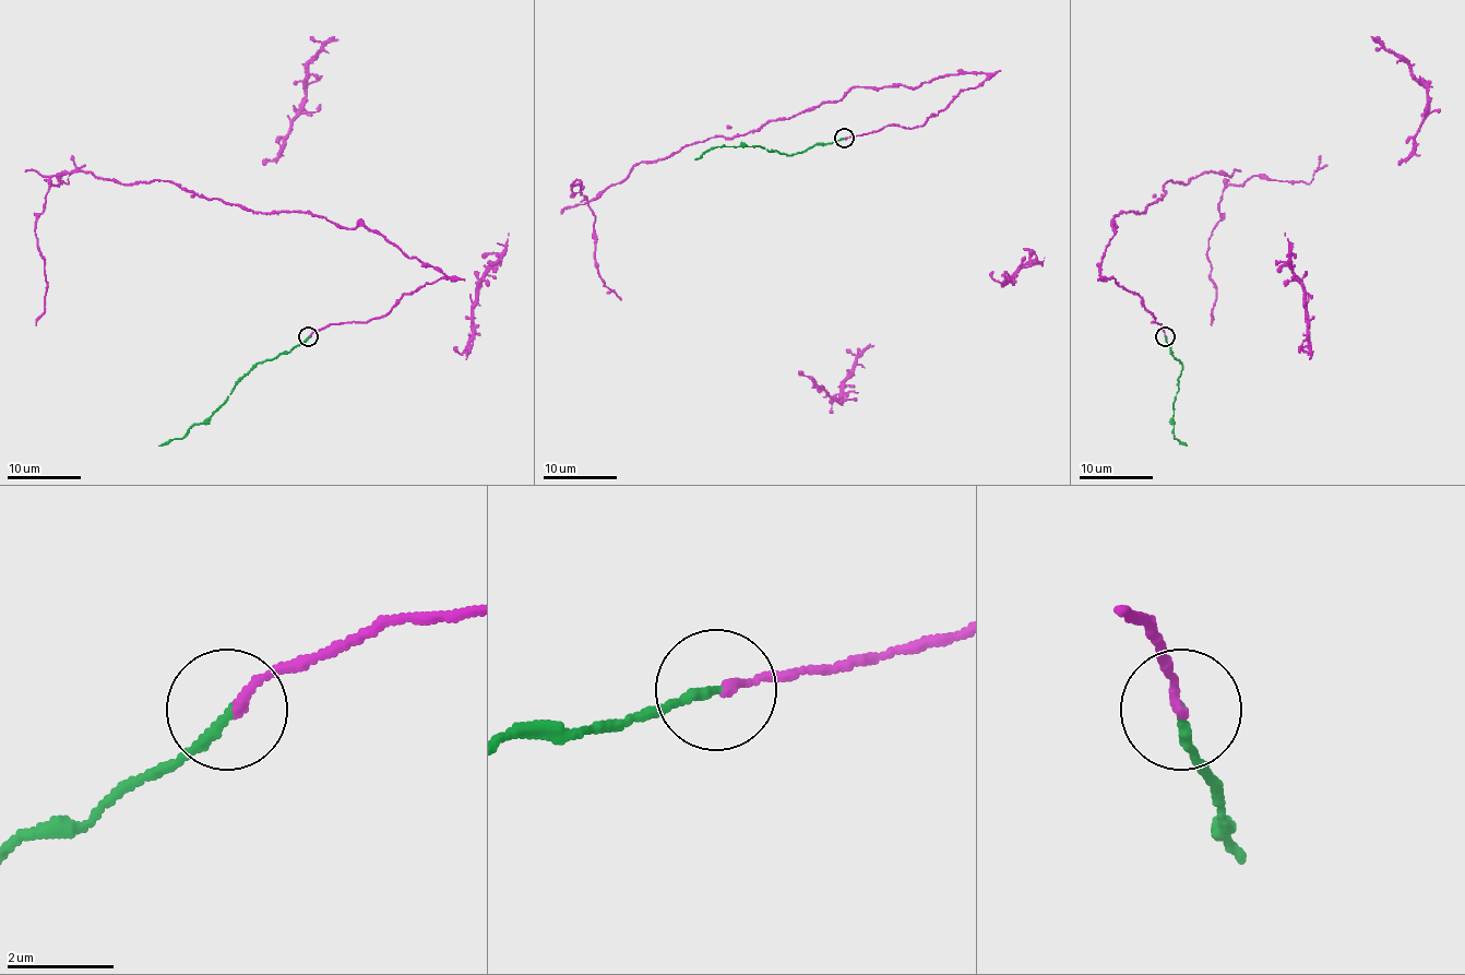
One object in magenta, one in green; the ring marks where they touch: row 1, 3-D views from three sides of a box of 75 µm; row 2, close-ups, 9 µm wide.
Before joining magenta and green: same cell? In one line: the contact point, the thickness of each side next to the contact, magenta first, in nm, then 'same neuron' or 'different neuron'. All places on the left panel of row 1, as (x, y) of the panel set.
(308, 336) | 150/180 nm | same neuron

